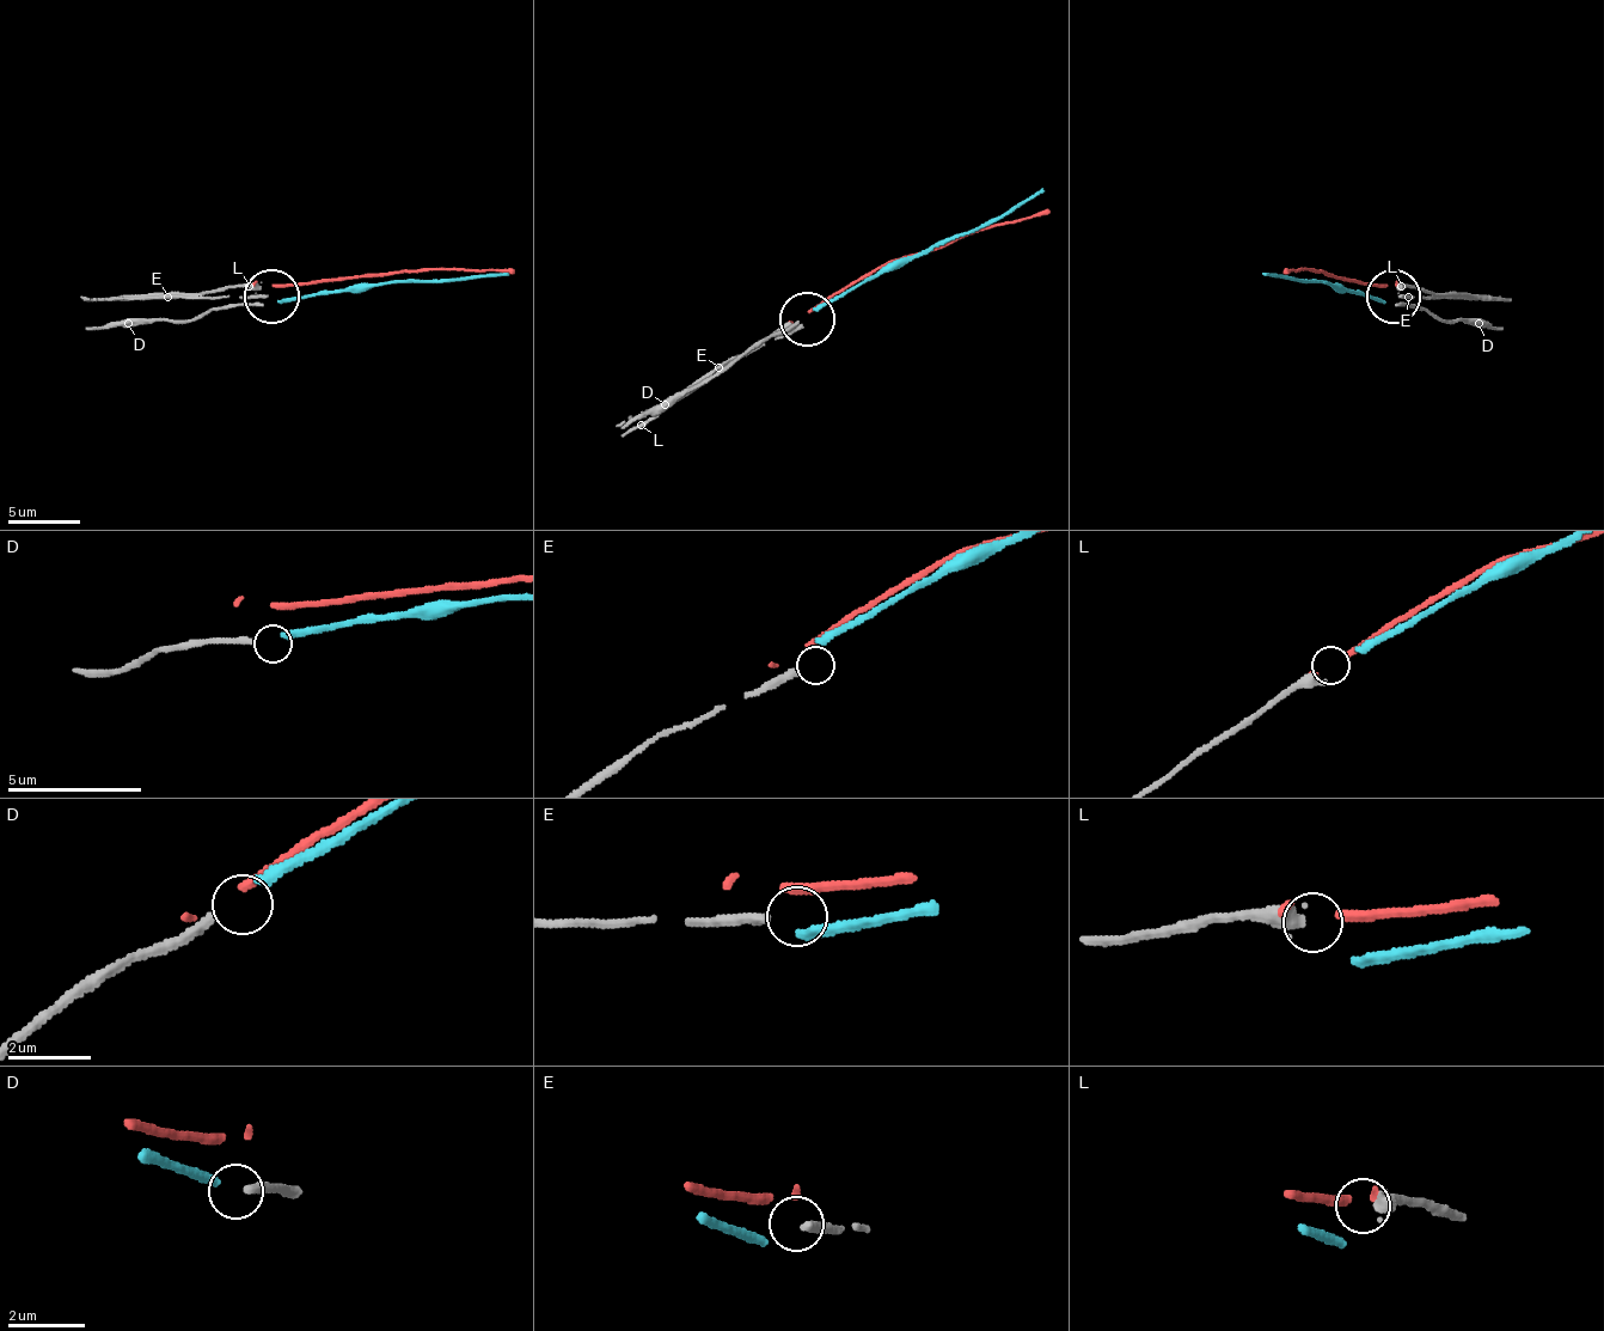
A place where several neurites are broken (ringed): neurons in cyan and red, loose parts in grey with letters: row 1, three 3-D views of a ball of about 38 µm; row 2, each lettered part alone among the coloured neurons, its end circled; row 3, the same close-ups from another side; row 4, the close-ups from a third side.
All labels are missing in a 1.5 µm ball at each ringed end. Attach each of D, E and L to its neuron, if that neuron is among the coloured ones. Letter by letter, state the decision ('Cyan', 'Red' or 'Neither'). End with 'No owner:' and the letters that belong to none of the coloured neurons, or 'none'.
D: Cyan
E: Neither
L: Red
No owner: E

